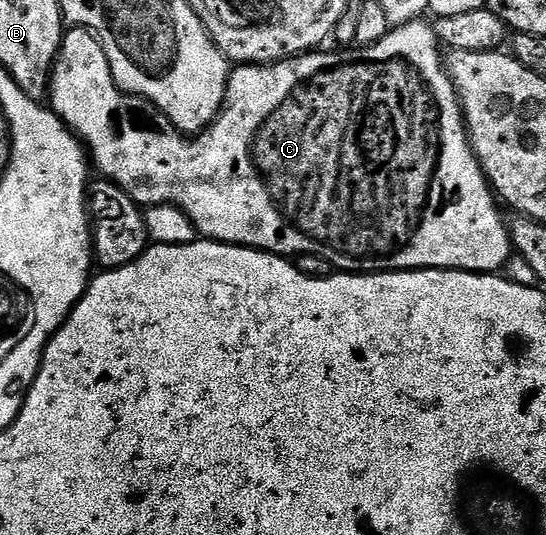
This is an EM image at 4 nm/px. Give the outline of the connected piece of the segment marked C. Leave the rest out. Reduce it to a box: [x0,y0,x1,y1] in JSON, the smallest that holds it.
[50,19,514,275]

